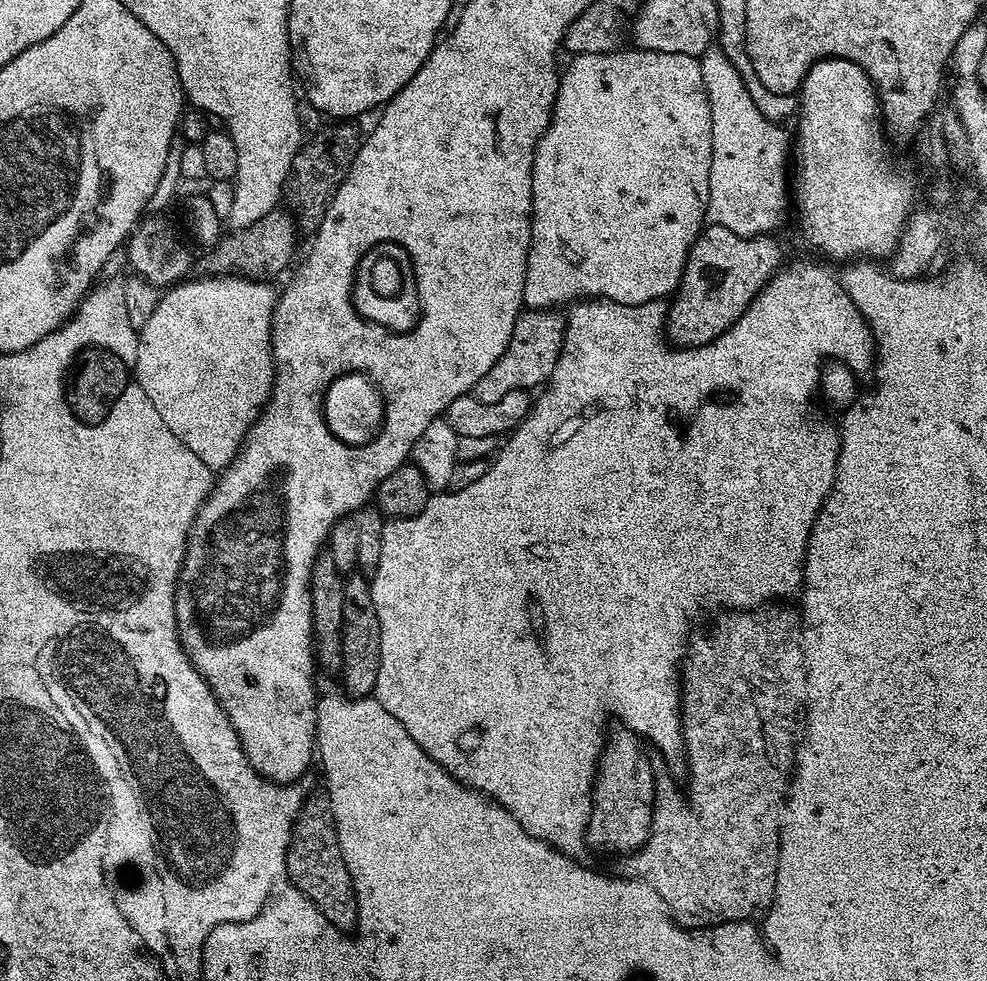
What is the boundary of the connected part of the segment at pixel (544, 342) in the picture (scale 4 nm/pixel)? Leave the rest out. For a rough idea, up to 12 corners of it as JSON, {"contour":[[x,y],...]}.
{"contour":[[521,311],[502,358],[476,383],[489,404],[547,385],[565,317]]}

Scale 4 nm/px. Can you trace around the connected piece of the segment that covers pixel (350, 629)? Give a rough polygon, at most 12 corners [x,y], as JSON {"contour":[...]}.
{"contour":[[369,577],[342,590],[343,691],[376,691],[380,623]]}

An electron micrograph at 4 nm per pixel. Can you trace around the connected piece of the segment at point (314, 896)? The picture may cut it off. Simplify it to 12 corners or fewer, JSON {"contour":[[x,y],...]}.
{"contour":[[323,791],[292,827],[286,876],[335,928],[356,891]]}

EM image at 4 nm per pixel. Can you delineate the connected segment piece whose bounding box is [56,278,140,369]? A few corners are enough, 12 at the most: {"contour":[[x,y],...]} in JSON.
{"contour":[[103,280],[80,301],[64,336],[71,369],[85,348],[129,366],[140,334],[124,280]]}

